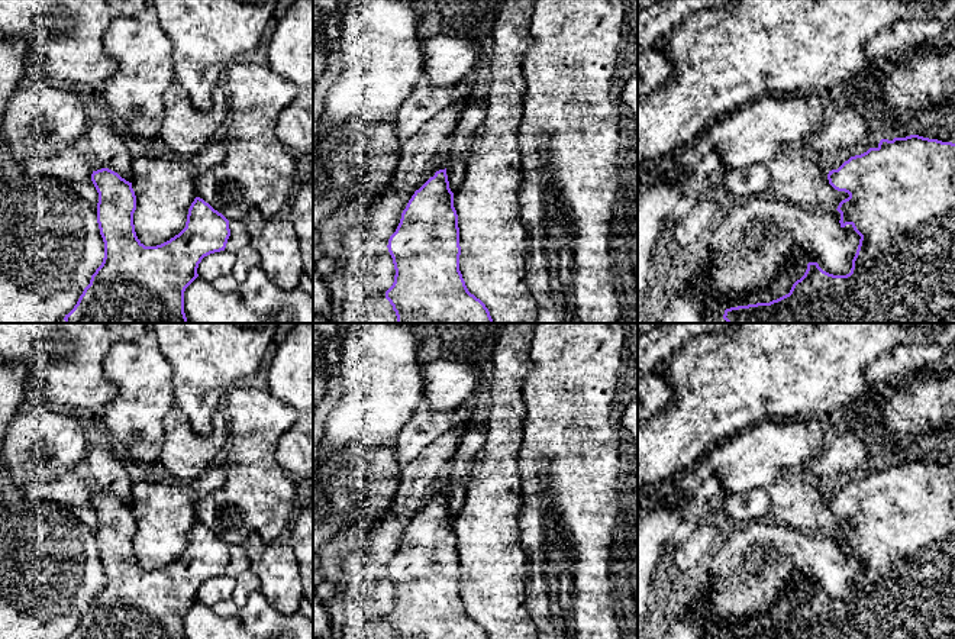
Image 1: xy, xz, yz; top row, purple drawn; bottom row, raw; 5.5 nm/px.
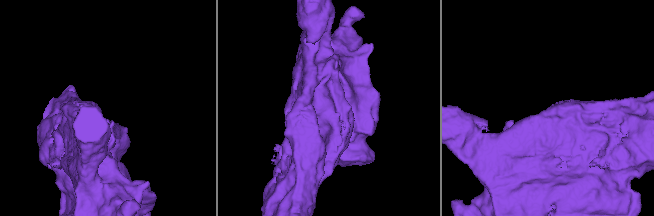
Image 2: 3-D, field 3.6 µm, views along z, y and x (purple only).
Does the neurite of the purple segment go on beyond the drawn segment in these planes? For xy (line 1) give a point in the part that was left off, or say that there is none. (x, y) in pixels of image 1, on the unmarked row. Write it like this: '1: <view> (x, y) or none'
1: none

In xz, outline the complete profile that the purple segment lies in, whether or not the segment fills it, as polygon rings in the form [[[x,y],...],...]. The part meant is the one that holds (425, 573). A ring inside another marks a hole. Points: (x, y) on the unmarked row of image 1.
[[[446,493],[439,494],[414,516],[388,564],[396,600],[385,623],[396,639],[490,639],[485,629],[471,619],[459,596],[459,552]]]

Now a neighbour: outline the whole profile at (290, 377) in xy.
[[[297,323],[287,332],[270,364],[264,384],[271,394],[299,413],[296,423],[277,442],[277,462],[294,480],[313,480],[313,323]]]

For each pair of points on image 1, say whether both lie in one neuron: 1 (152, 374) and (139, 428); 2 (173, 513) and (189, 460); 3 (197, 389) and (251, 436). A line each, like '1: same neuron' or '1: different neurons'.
1: same neuron
2: different neurons
3: different neurons

